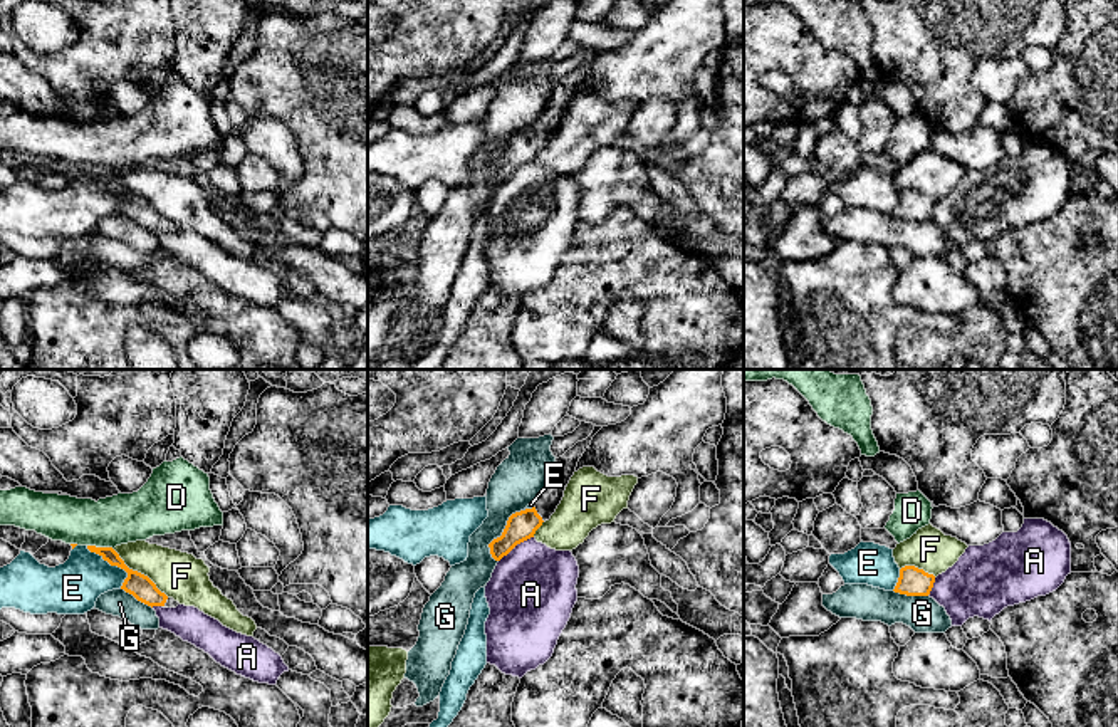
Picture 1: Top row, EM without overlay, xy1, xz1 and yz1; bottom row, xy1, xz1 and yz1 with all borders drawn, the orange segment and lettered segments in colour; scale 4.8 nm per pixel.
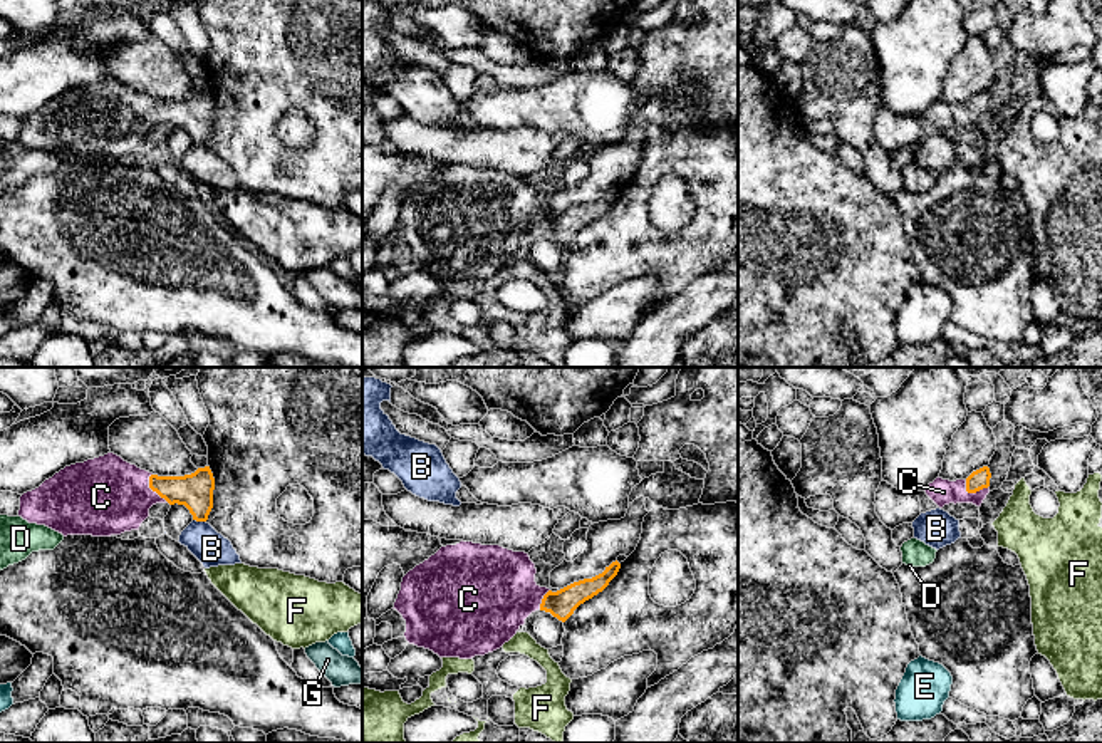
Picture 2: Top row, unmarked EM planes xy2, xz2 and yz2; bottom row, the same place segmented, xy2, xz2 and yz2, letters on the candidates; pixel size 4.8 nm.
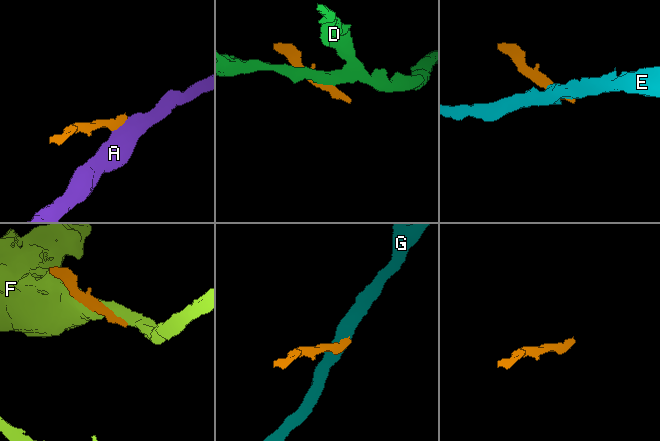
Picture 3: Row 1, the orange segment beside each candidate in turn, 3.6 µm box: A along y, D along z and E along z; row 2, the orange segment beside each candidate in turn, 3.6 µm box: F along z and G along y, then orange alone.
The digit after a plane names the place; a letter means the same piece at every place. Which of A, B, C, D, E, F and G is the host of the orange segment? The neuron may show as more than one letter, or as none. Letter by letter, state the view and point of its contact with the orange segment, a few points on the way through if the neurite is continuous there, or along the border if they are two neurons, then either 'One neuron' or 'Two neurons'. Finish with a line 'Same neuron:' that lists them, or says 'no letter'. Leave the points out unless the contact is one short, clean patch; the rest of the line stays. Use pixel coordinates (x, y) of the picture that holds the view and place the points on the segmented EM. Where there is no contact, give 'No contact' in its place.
A: Touches orange at xz1 (516, 544). Boundary: xz1 (532, 536), (517, 543), (499, 561). Two neurons
B: Touches orange at xy2 (200, 520). Boundary: xy2 (193, 519), (205, 522). Two neurons
C: Touches orange at yz2 (973, 492). Path across: yz2 (980, 478), (973, 492), (943, 492). One neuron
D: Touches orange at xy1 (101, 548). Two neurons
E: Touches orange at xy1 (114, 564). Two neurons
F: Touches orange at xy1 (140, 573). Two neurons
G: Touches orange at xz1 (502, 533). Boundary: xz1 (526, 509), (516, 511), (504, 531), (489, 544), (496, 561). Two neurons
Same neuron: C

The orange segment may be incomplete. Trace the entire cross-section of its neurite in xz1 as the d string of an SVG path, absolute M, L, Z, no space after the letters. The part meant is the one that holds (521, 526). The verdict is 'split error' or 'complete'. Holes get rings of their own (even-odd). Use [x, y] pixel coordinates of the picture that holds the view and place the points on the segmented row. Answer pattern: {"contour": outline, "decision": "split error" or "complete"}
{"contour": "M594 425L593 433L586 440L577 442L562 457L556 458L551 477L537 495L532 509L515 512L509 517L502 536L488 544L495 561L507 556L517 544L534 537L535 531L551 519L564 497L564 490L576 472L579 458L601 428L603 426Z", "decision": "split error"}

